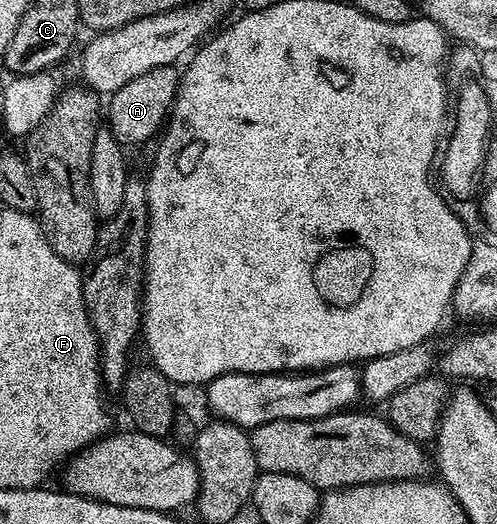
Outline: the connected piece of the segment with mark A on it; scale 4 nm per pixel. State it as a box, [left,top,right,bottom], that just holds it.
[105,64,180,144]

